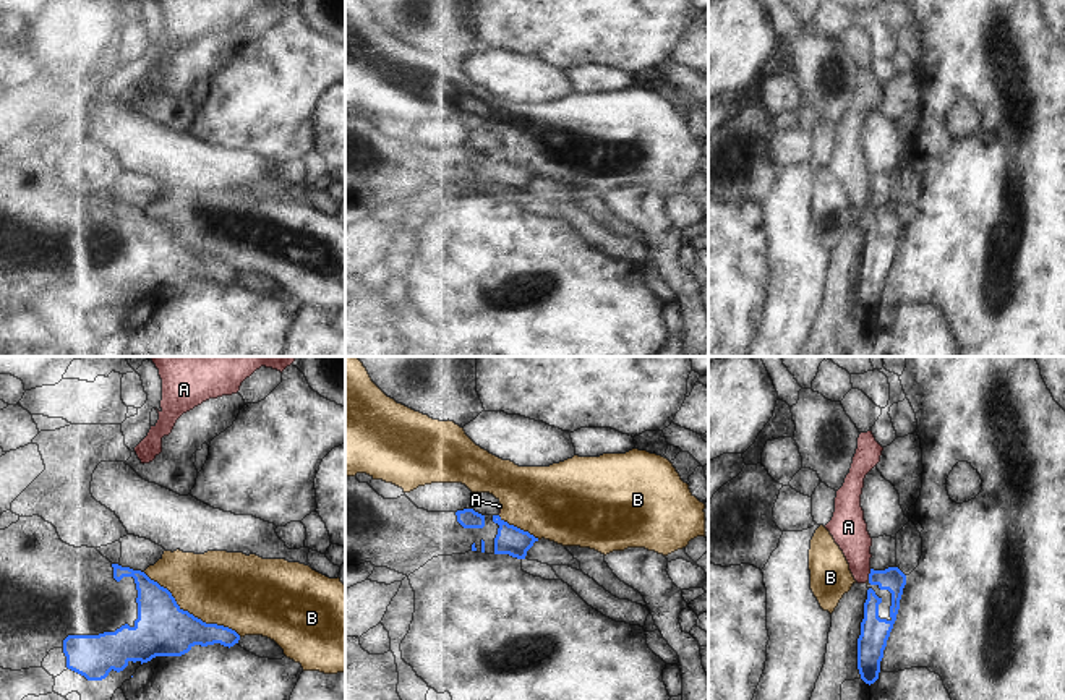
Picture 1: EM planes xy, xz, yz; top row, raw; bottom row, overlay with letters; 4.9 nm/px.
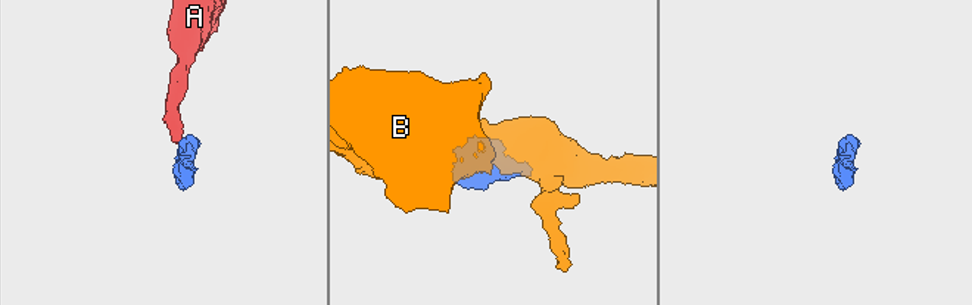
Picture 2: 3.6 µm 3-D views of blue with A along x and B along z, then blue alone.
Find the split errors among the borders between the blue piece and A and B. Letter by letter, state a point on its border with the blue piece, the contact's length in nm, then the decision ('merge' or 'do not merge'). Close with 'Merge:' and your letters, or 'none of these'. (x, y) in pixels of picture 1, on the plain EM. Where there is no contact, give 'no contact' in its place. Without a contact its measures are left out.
A: contact yz (869, 211); length 60 nm; do not merge
B: contact xy (188, 250); length 600 nm; do not merge
Merge: none of these

